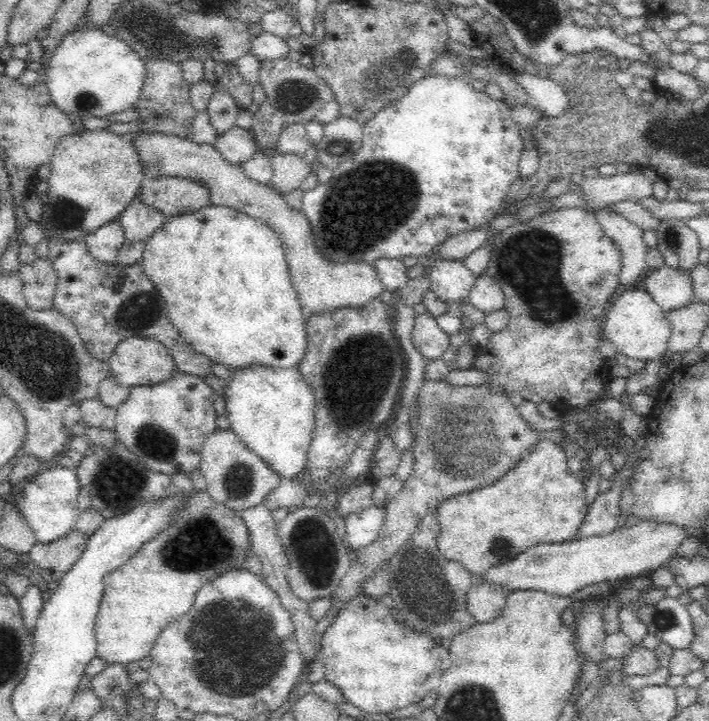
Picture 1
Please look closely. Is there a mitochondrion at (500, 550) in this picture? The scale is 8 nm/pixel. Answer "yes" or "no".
yes

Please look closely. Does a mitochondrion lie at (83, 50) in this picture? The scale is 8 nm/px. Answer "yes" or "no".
no

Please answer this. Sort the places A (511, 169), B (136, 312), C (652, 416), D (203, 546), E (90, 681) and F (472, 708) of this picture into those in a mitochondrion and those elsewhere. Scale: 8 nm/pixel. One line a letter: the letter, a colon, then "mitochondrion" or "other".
A: other
B: mitochondrion
C: other
D: mitochondrion
E: other
F: mitochondrion

